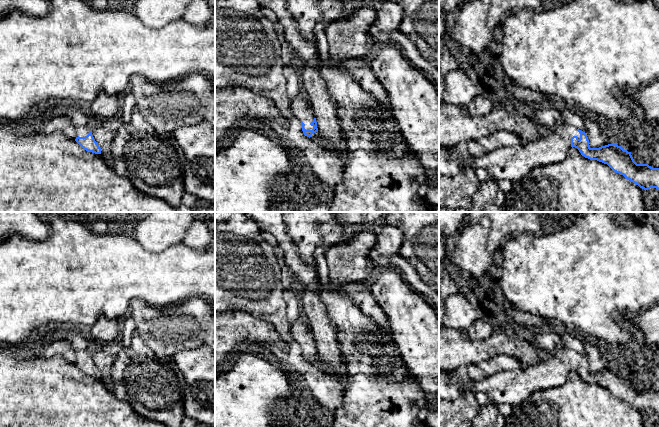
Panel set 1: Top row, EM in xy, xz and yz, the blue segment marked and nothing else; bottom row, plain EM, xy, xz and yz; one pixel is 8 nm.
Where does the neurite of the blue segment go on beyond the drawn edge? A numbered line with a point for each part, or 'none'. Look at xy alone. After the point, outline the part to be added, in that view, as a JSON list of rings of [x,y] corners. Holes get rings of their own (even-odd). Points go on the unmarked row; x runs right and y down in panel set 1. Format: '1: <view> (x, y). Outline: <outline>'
1: xy (82, 355). Outline: [[[80,350],[75,352],[76,361],[85,361],[89,357],[89,353],[86,350]]]

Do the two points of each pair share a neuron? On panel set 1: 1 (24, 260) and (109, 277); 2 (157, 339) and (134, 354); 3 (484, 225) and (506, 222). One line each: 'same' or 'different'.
1: same
2: different
3: different

